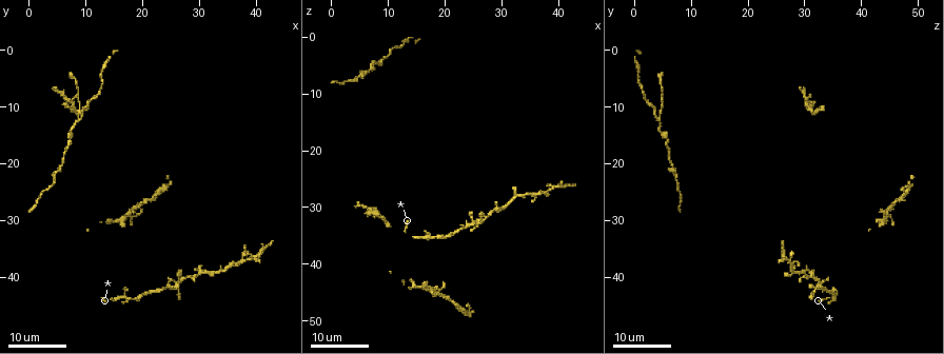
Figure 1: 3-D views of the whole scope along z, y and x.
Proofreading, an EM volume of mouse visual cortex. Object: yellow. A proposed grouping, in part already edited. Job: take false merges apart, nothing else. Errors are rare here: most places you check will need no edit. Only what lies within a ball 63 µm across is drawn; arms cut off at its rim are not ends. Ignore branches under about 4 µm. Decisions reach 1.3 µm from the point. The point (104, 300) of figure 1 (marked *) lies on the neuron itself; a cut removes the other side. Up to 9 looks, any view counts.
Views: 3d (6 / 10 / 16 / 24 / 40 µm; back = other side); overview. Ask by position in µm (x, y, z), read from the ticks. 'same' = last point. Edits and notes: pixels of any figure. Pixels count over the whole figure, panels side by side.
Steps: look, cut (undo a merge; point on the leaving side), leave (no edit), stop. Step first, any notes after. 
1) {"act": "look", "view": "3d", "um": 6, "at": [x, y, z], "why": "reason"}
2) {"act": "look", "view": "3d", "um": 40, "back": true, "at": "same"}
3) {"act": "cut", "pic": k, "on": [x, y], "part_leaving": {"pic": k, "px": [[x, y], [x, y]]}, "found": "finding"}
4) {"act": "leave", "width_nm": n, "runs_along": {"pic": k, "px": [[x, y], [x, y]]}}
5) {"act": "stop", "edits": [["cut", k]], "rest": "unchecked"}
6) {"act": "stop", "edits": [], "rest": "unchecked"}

{"act": "look", "view": "3d", "um": 16, "at": [33.5, 39.0, 27.5], "why": "thick turns thin"}

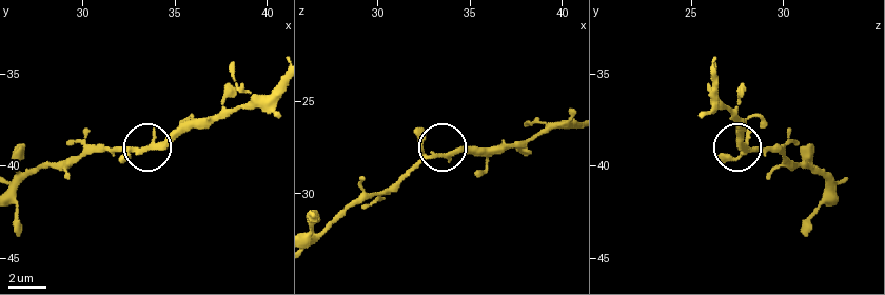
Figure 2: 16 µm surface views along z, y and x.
{"act": "look", "view": "3d", "um": 6, "at": [33.6, 39.0, 27.9], "why": "closer look"}

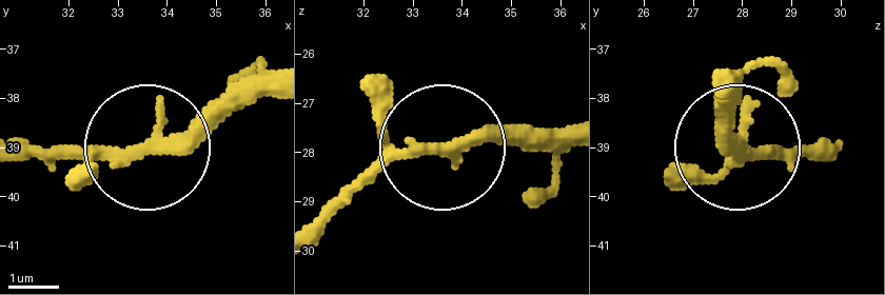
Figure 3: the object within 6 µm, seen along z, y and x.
{"act": "leave", "width_nm": 280, "runs_along": {"pic": 3, "px": [[313, 229], [401, 158], [451, 141], [565, 141]]}, "found": "one neuron here"}

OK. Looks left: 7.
{"act": "look", "view": "3d", "um": 16, "at": [7.0, 16.0, 6.0], "why": "thick turns thin"}

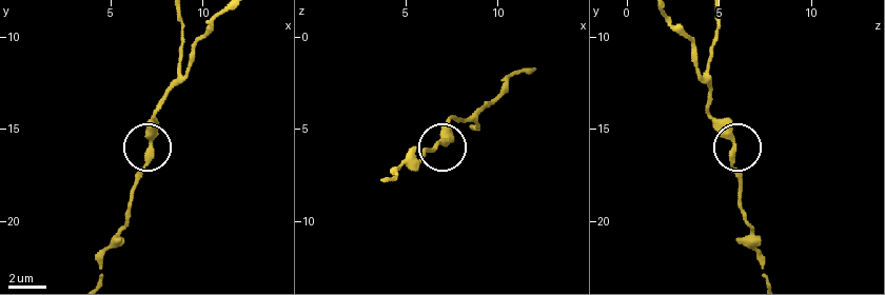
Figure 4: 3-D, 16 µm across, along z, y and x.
{"act": "look", "view": "3d", "um": 6, "at": [7.2, 16.5, 5.8]}

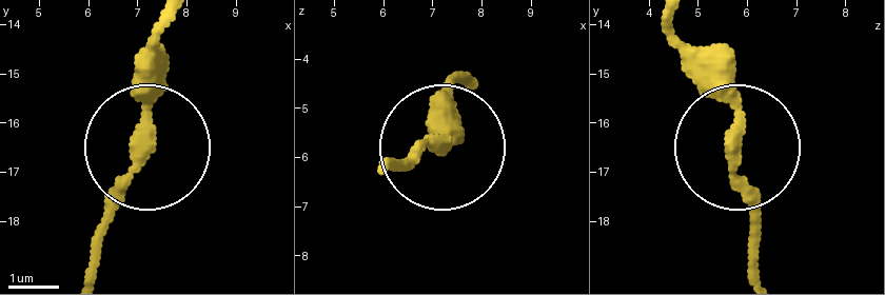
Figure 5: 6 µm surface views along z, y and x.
{"act": "leave", "found": "all the same neuron"}

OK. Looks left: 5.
{"act": "look", "view": "3d", "um": 24, "at": [9.0, 12.0, 4.0], "why": "a fork"}

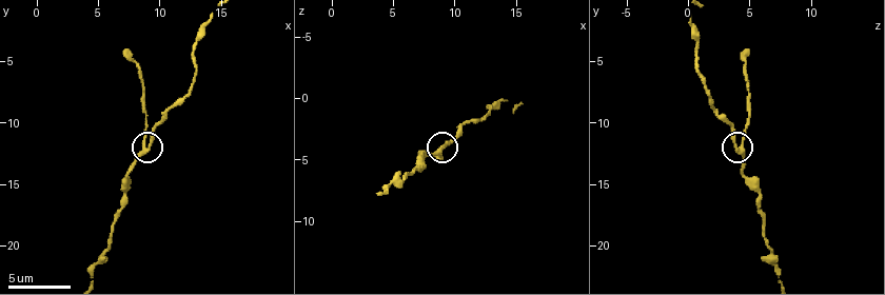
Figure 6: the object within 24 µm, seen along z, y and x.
{"act": "look", "view": "3d", "um": 10, "at": [9.0, 12.0, 4.2]}

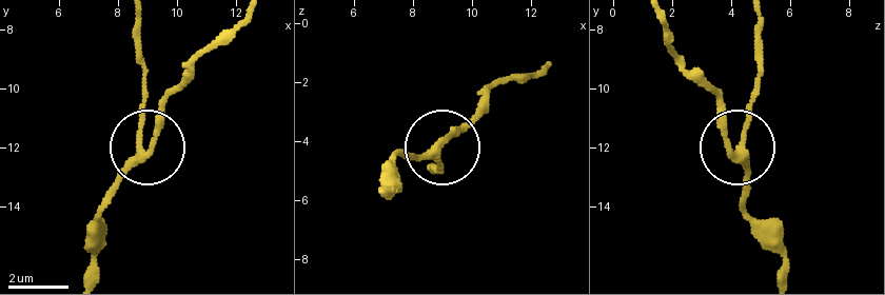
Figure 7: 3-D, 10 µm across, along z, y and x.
{"act": "leave", "arms": 3, "found": "continuous, no second neuron"}

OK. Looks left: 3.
{"act": "look", "view": "3d", "um": 16, "at": [39.5, 36.5, 27.0], "why": "calibre changes"}

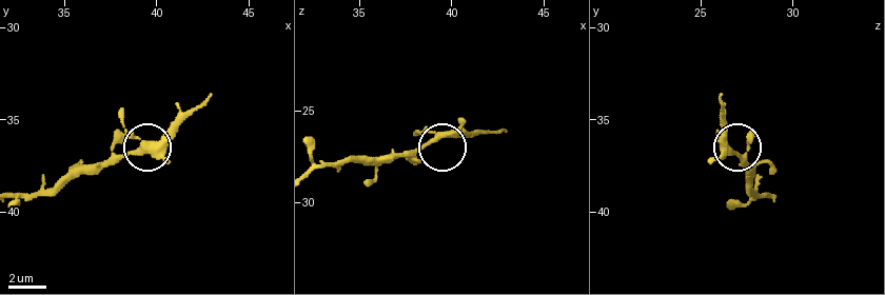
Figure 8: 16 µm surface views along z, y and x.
{"act": "look", "view": "3d", "um": 10, "at": [38.9, 36.8, 26.6]}

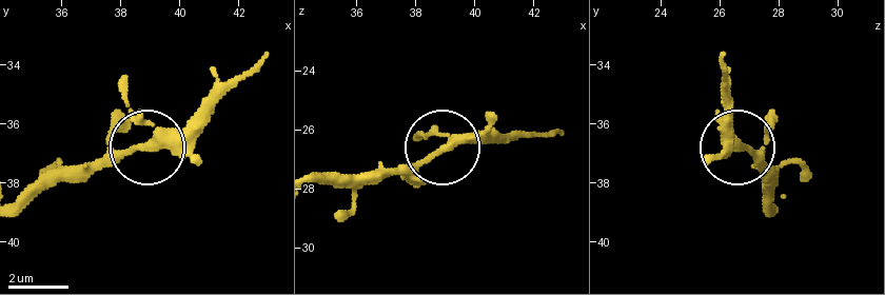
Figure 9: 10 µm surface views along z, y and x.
{"act": "leave", "runs_along": {"pic": 9, "px": [[314, 181], [397, 174], [450, 144], [508, 144]]}, "found": "continuous, no second neuron"}

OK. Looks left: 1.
{"act": "stop", "edits": [], "rest": "unchecked"}

